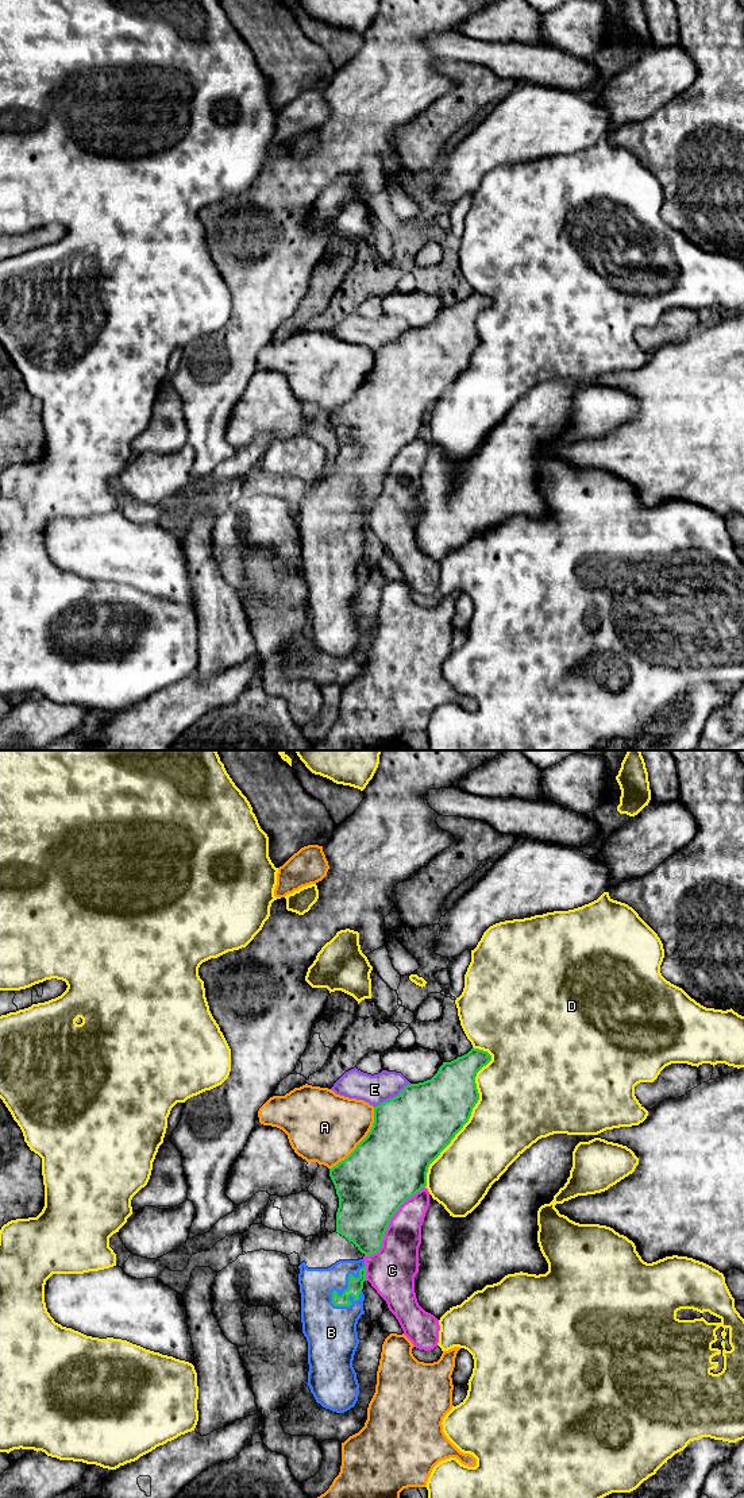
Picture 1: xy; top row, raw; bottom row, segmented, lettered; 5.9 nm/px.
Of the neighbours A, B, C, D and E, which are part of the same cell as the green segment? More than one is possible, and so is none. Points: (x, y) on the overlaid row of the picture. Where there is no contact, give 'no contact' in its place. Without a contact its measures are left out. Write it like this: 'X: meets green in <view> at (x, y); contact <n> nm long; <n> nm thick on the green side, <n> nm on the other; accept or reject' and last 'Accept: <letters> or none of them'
A: meets green in xy at (362, 1141); contact 460 nm long; 440 nm thick on the green side, 420 nm on the other; reject
B: meets green in xy at (349, 1286); contact 320 nm long; 90 nm thick on the green side, 240 nm on the other; accept
C: meets green in xy at (389, 1222); contact 550 nm long; 440 nm thick on the green side, 260 nm on the other; reject
D: meets green in xy at (469, 1118); contact 900 nm long; 400 nm thick on the green side, 420 nm on the other; reject
E: meets green in xy at (393, 1097); contact 260 nm long; 440 nm thick on the green side, 180 nm on the other; reject
Accept: B

